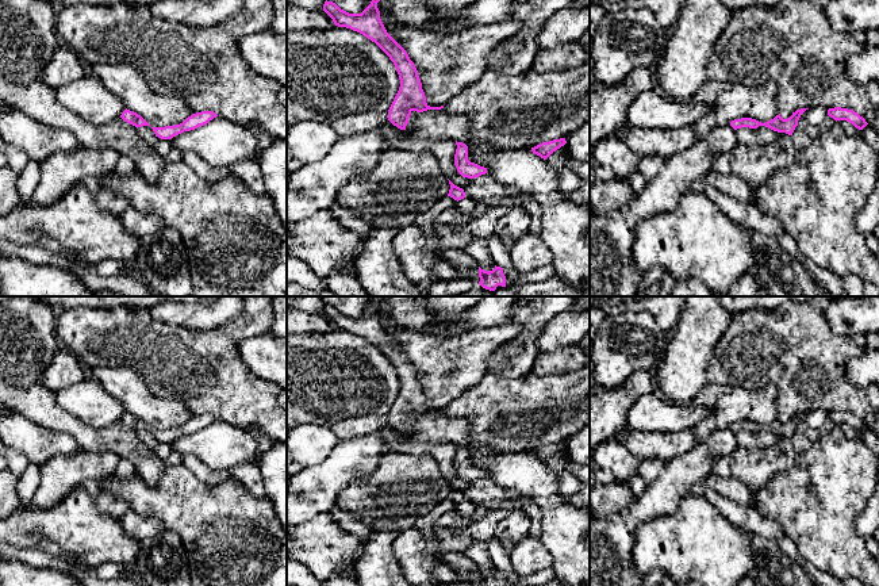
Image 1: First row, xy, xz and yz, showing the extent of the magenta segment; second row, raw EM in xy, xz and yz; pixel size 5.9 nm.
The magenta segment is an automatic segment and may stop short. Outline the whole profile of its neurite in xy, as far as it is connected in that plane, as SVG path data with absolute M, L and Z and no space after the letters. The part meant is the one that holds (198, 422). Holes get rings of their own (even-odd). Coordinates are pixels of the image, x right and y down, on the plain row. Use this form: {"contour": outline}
{"contour": "M201 414L201 415L192 417L180 428L165 429L165 430L151 430L151 432L156 440L161 443L172 443L173 440L184 434L191 434L200 429L207 428L210 424L212 424L216 420L218 418L214 414Z"}

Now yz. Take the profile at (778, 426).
{"contour": "M801 411L801 413L797 413L795 415L792 415L792 418L787 422L783 422L779 418L776 418L774 422L765 425L765 426L761 426L756 422L752 422L752 421L741 421L741 422L734 422L730 425L730 429L737 433L737 432L741 432L741 430L749 430L749 432L757 432L759 429L765 429L774 434L778 434L778 436L786 436L788 438L792 438L795 430L798 429L798 424L801 421L801 418L809 411Z"}

